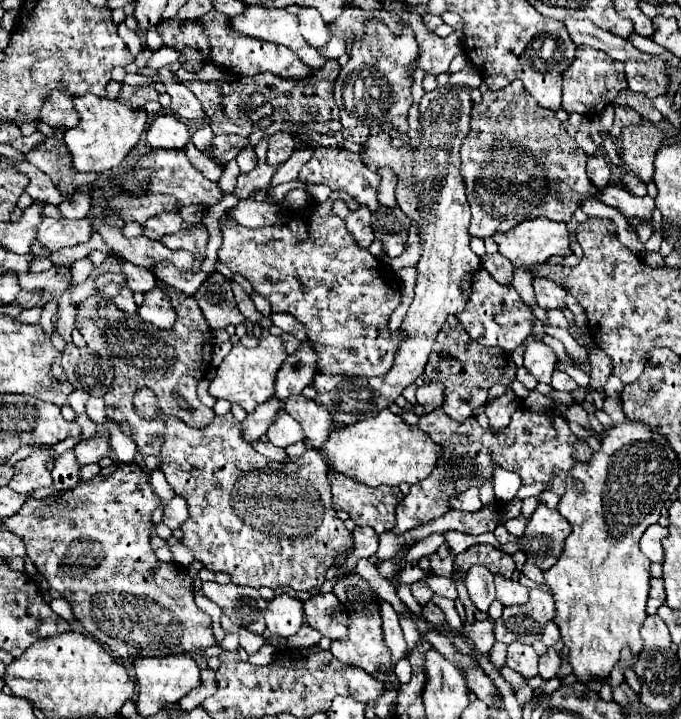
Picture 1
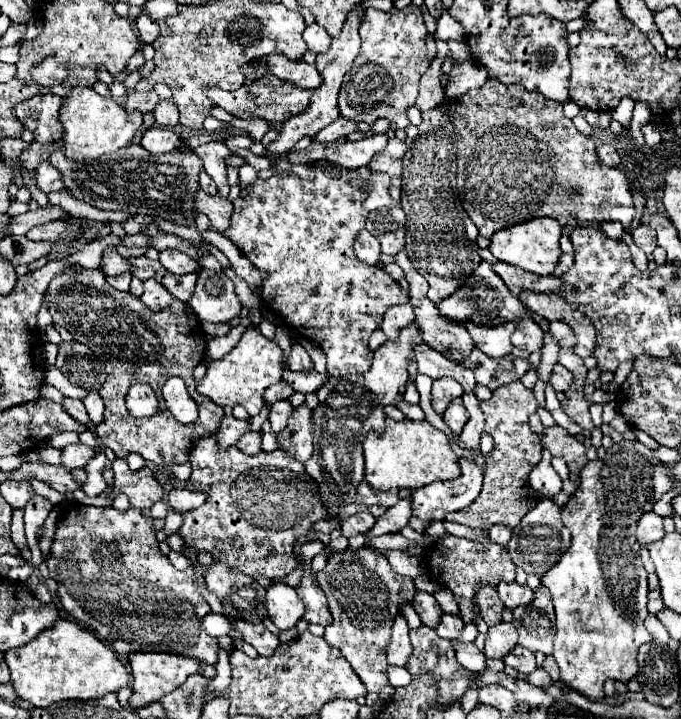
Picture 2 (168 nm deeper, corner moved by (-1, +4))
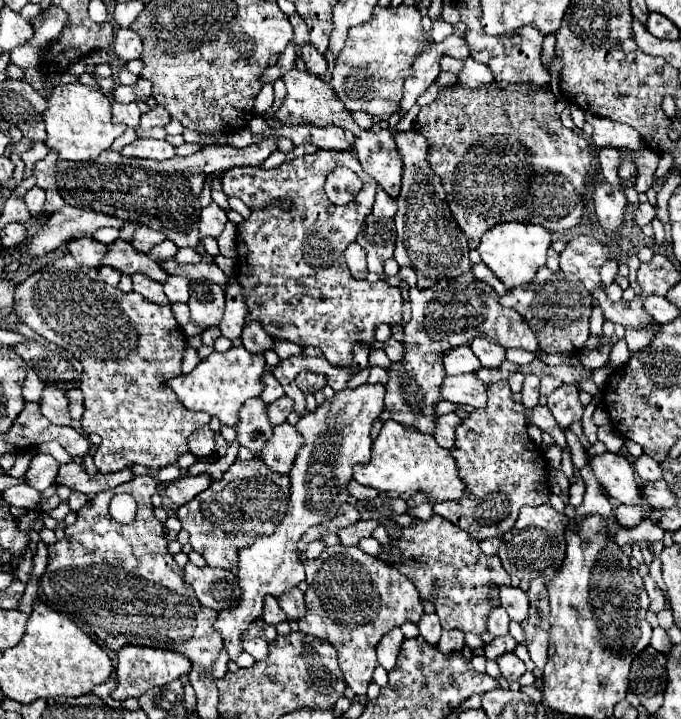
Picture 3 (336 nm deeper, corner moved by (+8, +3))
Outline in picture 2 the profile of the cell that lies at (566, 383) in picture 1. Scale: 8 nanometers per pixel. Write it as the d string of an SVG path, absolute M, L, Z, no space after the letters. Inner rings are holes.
M555 365L551 371L551 385L555 391L567 391L569 385L573 383L573 375L569 369L565 369L563 365Z

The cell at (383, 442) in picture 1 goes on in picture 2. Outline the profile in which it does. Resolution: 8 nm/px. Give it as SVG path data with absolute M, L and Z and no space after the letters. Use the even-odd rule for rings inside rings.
M385 419L385 431L379 435L369 431L363 441L365 481L379 491L387 489L419 489L433 481L455 479L459 475L459 459L451 451L447 435L431 427L427 421L393 421Z

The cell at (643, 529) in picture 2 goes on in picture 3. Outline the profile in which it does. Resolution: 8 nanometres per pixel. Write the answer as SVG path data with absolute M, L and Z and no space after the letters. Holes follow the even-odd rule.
M616 506L614 516L620 526L624 528L634 528L642 522L644 518L644 508L642 506Z

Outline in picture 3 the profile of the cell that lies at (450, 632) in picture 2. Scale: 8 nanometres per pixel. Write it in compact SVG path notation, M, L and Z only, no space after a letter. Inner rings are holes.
M444 630L438 650L444 654L454 654L454 652L462 652L464 646L466 646L466 642L464 642L464 634L460 630Z

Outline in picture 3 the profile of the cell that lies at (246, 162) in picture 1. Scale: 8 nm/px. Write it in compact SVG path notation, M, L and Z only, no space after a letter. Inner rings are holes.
M214 184L212 188L212 200L224 210L224 212L230 212L232 208L228 206L228 196L222 192L222 184Z

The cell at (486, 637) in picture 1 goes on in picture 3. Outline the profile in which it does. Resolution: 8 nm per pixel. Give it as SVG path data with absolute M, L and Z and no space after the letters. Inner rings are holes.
M506 634L506 636L498 636L498 638L494 638L488 646L486 646L486 658L488 660L496 660L498 656L502 656L502 654L506 654L506 652L514 652L514 648L516 648L516 642L514 642L514 638L510 636L510 634Z

